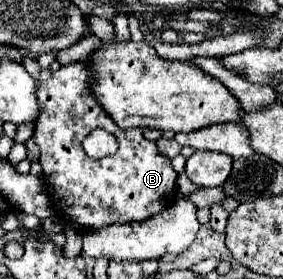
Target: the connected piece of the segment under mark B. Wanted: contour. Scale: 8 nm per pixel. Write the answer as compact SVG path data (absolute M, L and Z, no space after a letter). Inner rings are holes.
M73 62L73 64L61 66L59 70L53 72L53 76L49 80L41 82L37 88L37 98L43 104L43 112L41 112L39 120L35 122L35 140L41 150L39 162L43 166L47 192L49 192L59 216L63 216L63 212L65 212L77 224L99 230L99 228L111 226L115 222L145 220L145 218L157 214L159 210L163 210L167 204L171 204L175 200L177 172L173 170L171 160L167 156L159 154L157 144L143 136L141 128L119 128L117 126L107 116L103 106L97 102L93 88L95 88L95 80L93 80L89 62ZM95 128L103 128L119 140L119 150L113 156L93 160L85 154L81 142Z

